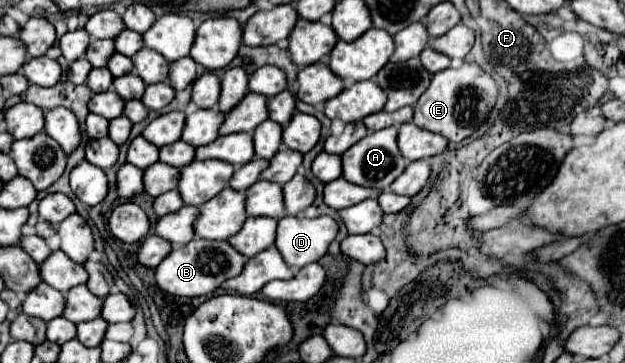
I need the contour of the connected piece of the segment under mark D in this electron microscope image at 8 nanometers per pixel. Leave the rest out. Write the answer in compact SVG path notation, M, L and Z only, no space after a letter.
M328 215L314 219L282 217L278 221L274 247L280 251L284 263L292 271L298 271L326 255L326 249L336 233L338 223Z

